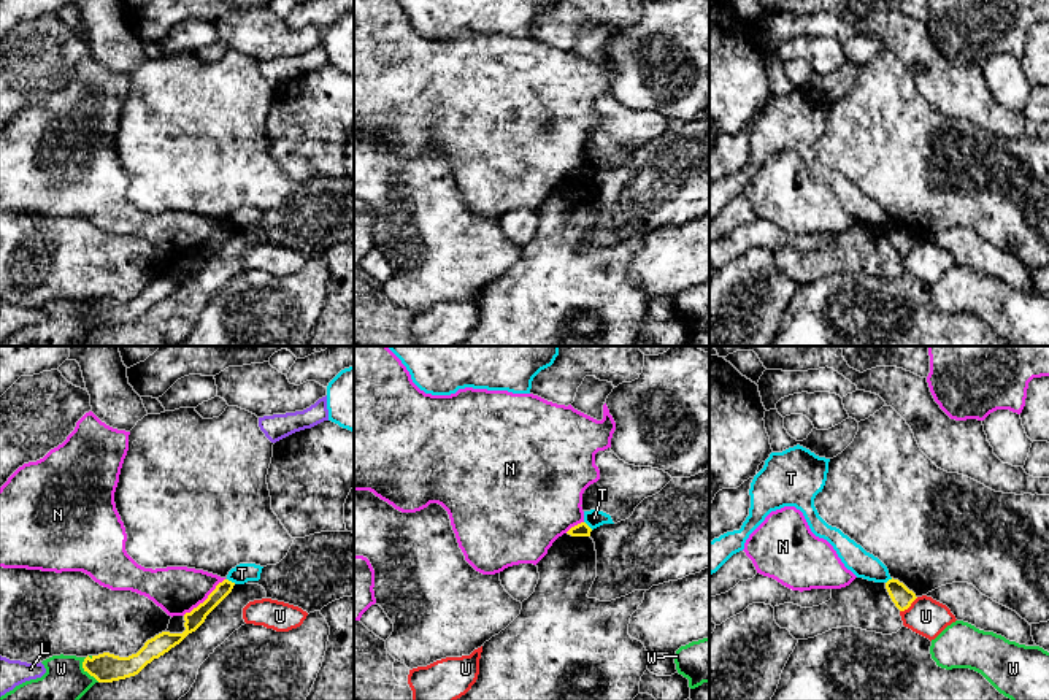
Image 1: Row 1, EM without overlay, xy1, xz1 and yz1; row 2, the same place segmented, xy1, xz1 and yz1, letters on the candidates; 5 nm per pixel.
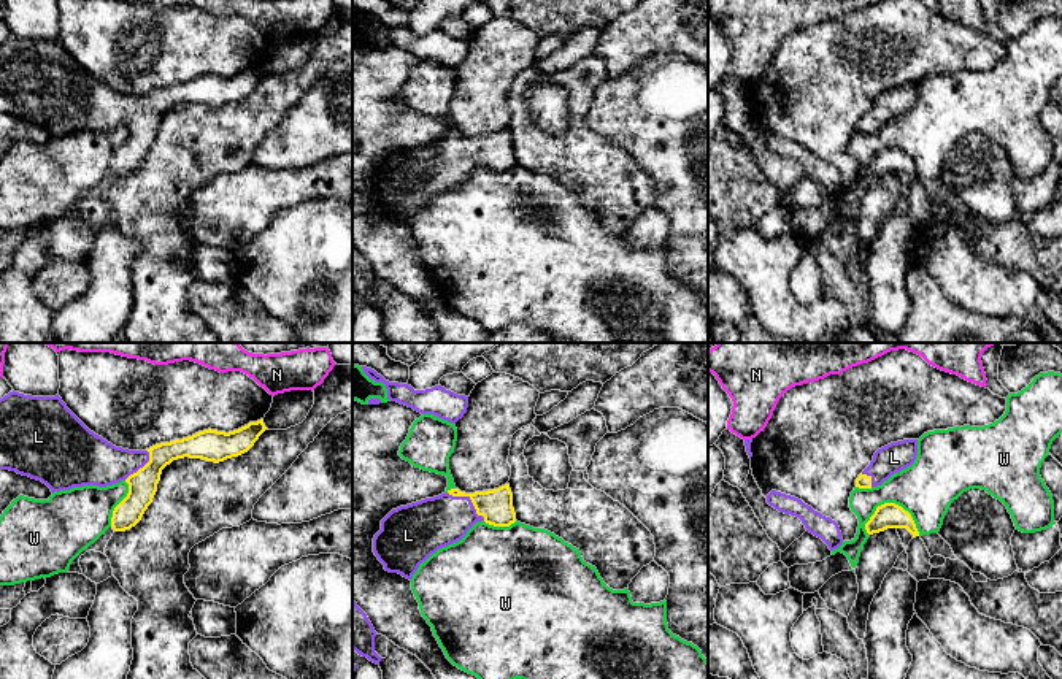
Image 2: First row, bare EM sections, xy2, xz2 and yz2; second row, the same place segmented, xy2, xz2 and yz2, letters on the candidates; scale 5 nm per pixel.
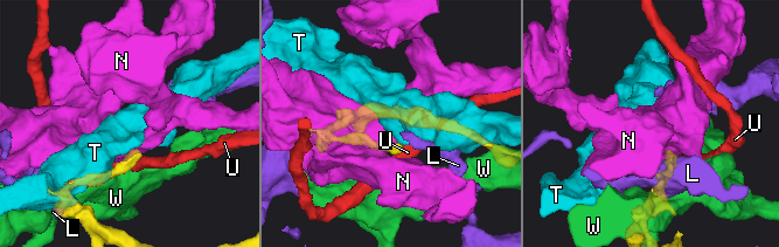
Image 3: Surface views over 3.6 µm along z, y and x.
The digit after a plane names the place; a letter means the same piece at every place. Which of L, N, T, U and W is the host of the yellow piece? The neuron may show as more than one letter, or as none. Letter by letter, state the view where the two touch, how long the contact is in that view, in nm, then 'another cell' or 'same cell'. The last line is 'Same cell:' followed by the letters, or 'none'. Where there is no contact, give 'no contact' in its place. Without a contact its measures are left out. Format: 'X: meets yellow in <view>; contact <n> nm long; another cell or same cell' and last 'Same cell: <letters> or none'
L: meets yellow in xz2; contact 240 nm long; same cell
N: meets yellow in xy1; contact 280 nm long; another cell
T: meets yellow in xy1; contact 50 nm long; another cell
U: meets yellow in yz1; contact 120 nm long; another cell
W: meets yellow in yz2; contact 300 nm long; another cell
Same cell: L

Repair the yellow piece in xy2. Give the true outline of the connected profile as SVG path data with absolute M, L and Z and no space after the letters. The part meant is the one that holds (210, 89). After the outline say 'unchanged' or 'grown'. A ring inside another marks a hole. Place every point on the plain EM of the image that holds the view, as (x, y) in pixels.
M13 35L0 43L0 114L41 125L52 138L83 130L106 132L125 125L129 138L114 152L111 162L113 175L125 176L141 165L157 136L162 114L173 105L189 102L219 108L248 97L265 75L268 73L260 63L229 78L208 73L146 95L129 95L90 76L59 40L32 41Z; grown

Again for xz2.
M510 129L487 136L451 133L392 154L373 182L373 197L389 217L410 224L438 194L460 186L476 167L510 171L516 167Z; grown

